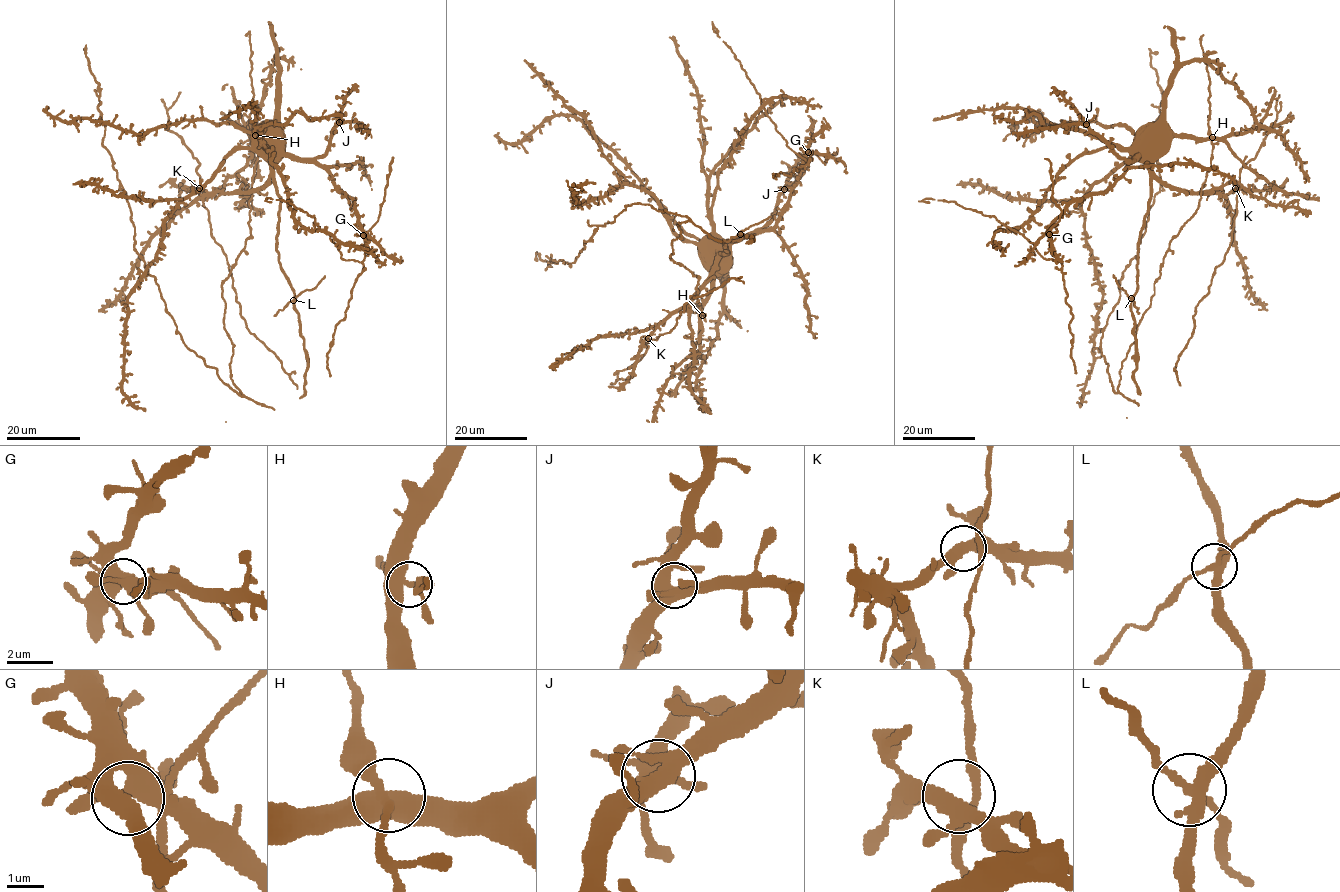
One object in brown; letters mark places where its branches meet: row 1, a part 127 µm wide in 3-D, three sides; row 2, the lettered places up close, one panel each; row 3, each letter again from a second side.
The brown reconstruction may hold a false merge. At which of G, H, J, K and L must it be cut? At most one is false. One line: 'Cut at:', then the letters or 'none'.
Cut at: L

